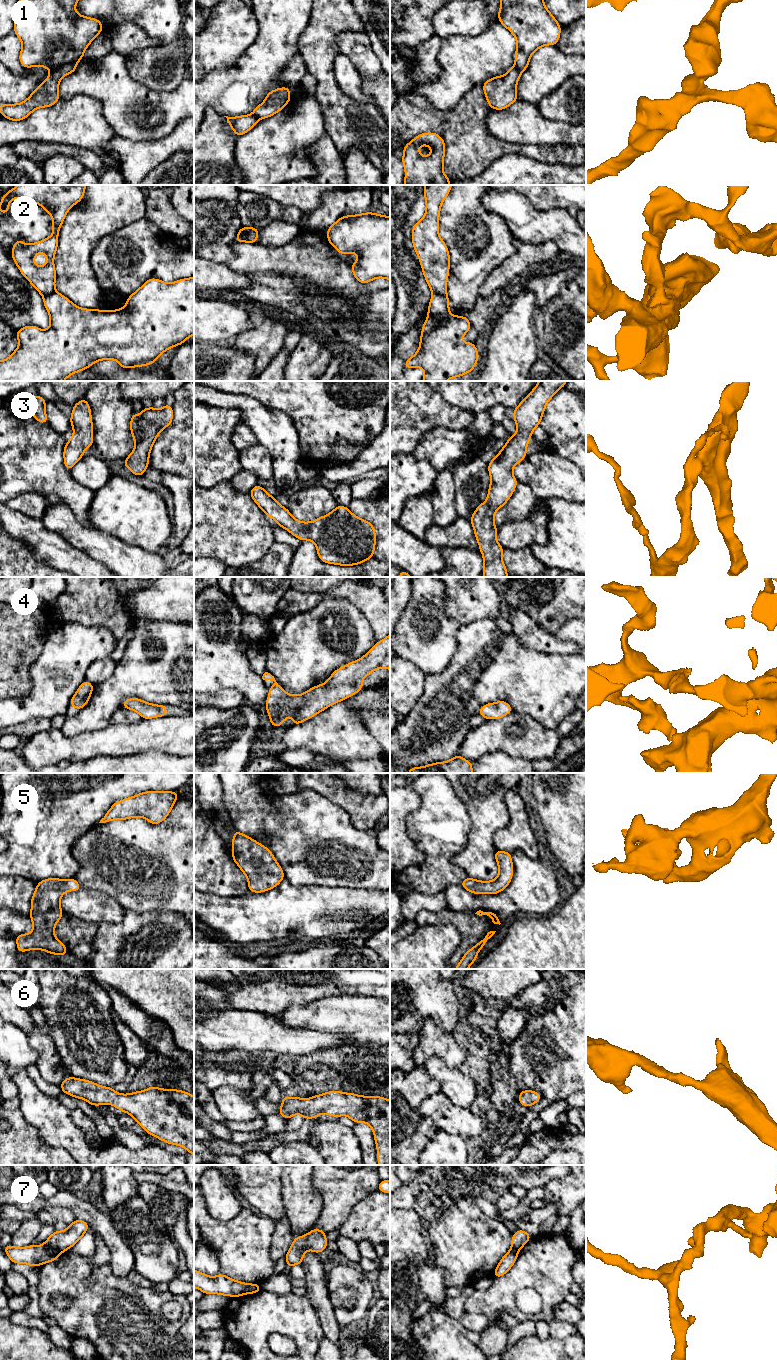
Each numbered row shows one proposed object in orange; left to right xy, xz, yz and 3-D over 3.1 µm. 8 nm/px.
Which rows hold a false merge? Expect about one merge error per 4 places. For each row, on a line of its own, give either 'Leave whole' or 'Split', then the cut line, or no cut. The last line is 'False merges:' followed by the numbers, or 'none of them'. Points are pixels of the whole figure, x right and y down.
1: Split. Split along xy (78, 60), (60, 65), (52, 72)
2: Split. Split along xz (244, 228), (246, 241)
3: Leave whole. No split
4: Leave whole. No split
5: Leave whole. No split
6: Leave whole. No split
7: Split. Split along xy (44, 1243), (57, 1255)
False merges: 1, 2, 7

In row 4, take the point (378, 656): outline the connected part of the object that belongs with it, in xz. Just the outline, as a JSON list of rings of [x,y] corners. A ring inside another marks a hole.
[[[390,634],[375,643],[362,658],[335,670],[324,684],[313,686],[300,695],[286,693],[274,676],[265,672],[262,679],[275,682],[266,699],[271,726],[281,726],[289,716],[293,717],[293,725],[298,725],[353,696],[363,688],[363,678],[378,668],[390,669]]]

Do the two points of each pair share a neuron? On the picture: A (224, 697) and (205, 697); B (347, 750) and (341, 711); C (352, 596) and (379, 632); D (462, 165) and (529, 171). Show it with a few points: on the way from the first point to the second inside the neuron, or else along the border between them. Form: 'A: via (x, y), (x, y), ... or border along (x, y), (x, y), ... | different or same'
A: via (219, 697), (210, 697) | same
B: via (347, 740), (345, 737), (345, 726), (341, 721) | same
C: via (362, 602), (379, 619), (379, 622) | same
D: border along (507, 154), (495, 159), (479, 174) | different

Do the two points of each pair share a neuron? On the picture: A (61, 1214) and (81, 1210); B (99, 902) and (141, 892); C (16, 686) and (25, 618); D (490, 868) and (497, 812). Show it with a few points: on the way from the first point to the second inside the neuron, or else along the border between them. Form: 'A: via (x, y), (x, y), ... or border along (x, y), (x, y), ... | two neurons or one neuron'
A: border along (55, 1207), (67, 1208), (76, 1218) | two neurons
B: border along (92, 889), (109, 894), (125, 908) | two neurons
C: via (13, 669), (14, 635) | one neuron
D: via (485, 854), (485, 826) | one neuron

